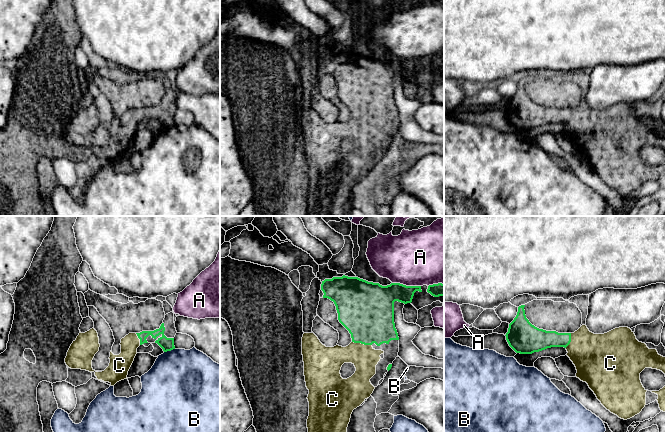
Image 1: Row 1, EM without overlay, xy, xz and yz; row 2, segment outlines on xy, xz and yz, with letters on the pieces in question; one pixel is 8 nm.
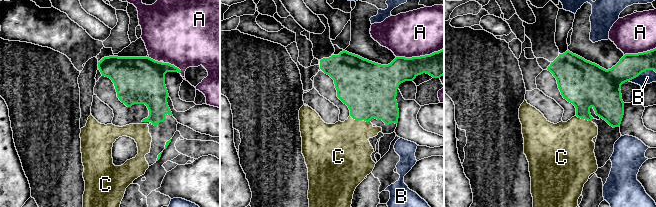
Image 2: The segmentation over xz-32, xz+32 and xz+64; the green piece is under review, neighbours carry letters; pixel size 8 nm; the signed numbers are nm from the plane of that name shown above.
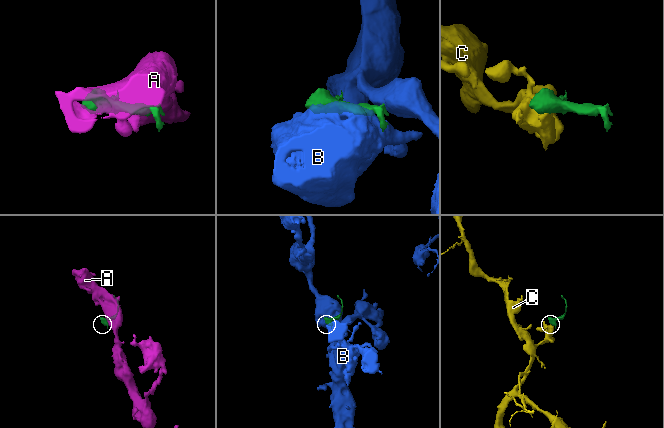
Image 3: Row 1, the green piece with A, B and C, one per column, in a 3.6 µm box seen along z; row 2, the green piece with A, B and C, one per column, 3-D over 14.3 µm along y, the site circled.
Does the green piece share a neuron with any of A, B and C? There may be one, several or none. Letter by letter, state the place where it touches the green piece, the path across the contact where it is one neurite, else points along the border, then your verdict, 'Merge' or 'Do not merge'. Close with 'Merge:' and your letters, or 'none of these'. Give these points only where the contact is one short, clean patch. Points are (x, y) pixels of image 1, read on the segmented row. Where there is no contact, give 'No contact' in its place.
A: Touches green at xz (405, 285). Do not merge
B: Touches green at xy (169, 350). Do not merge
C: Touches green at xz (362, 343). Path across: xz (367, 313), (367, 325), (362, 343), (362, 355), (365, 358). Merge
Merge: C

